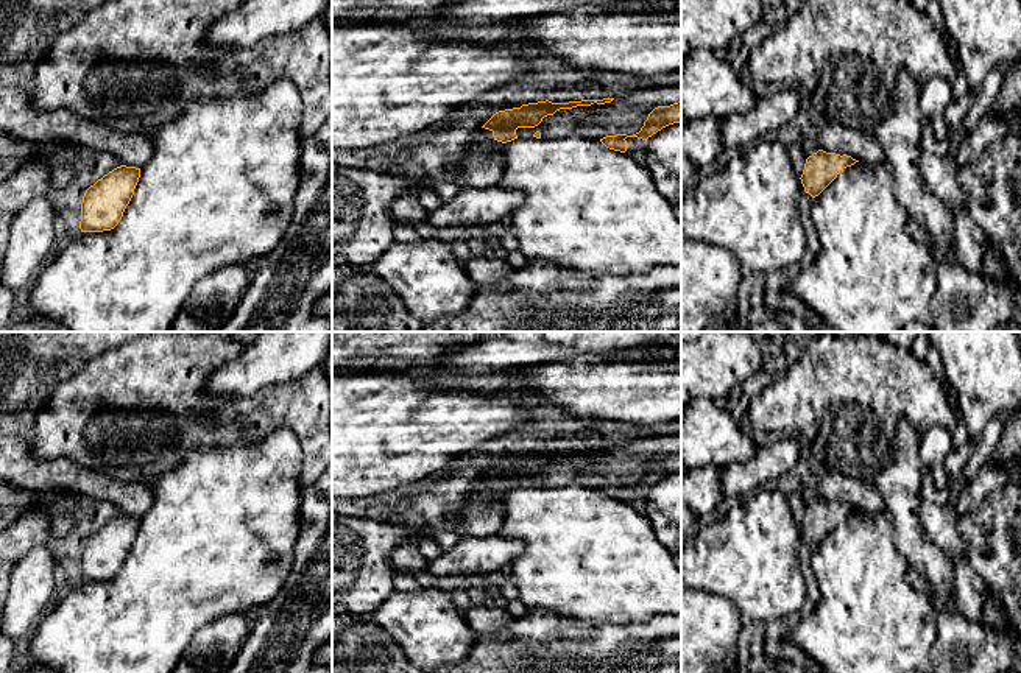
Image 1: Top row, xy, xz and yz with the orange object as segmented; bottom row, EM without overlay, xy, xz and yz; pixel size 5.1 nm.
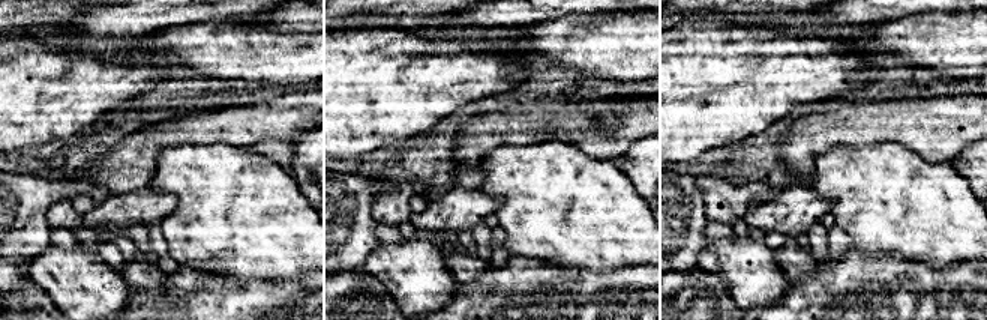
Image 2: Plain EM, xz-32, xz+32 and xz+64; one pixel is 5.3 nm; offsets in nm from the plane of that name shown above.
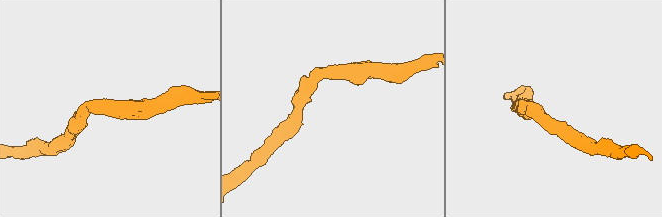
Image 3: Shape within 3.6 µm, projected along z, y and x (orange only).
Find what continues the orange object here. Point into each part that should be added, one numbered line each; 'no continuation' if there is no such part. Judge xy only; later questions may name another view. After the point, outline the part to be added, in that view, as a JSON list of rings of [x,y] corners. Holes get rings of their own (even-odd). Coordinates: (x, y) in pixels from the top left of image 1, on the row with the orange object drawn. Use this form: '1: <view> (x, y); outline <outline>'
no continuation

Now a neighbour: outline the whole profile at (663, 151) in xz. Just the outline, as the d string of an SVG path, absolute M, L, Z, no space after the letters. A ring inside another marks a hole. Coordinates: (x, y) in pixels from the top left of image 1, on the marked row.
M681 123L669 125L647 139L642 165L681 221Z

